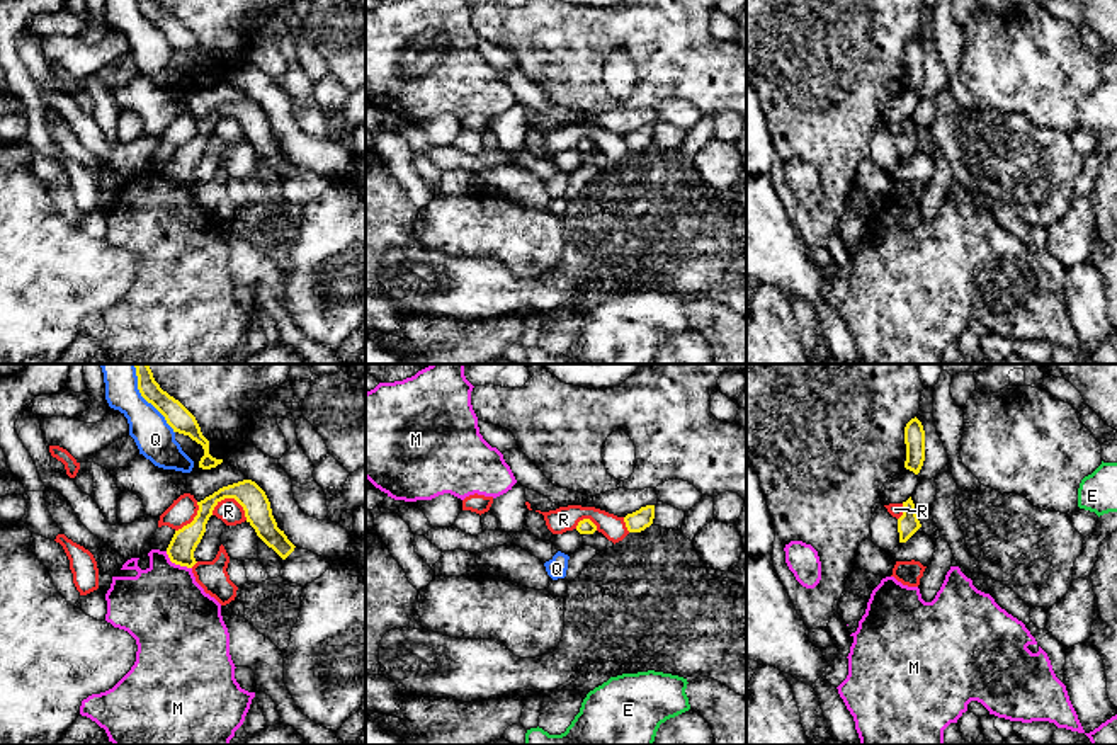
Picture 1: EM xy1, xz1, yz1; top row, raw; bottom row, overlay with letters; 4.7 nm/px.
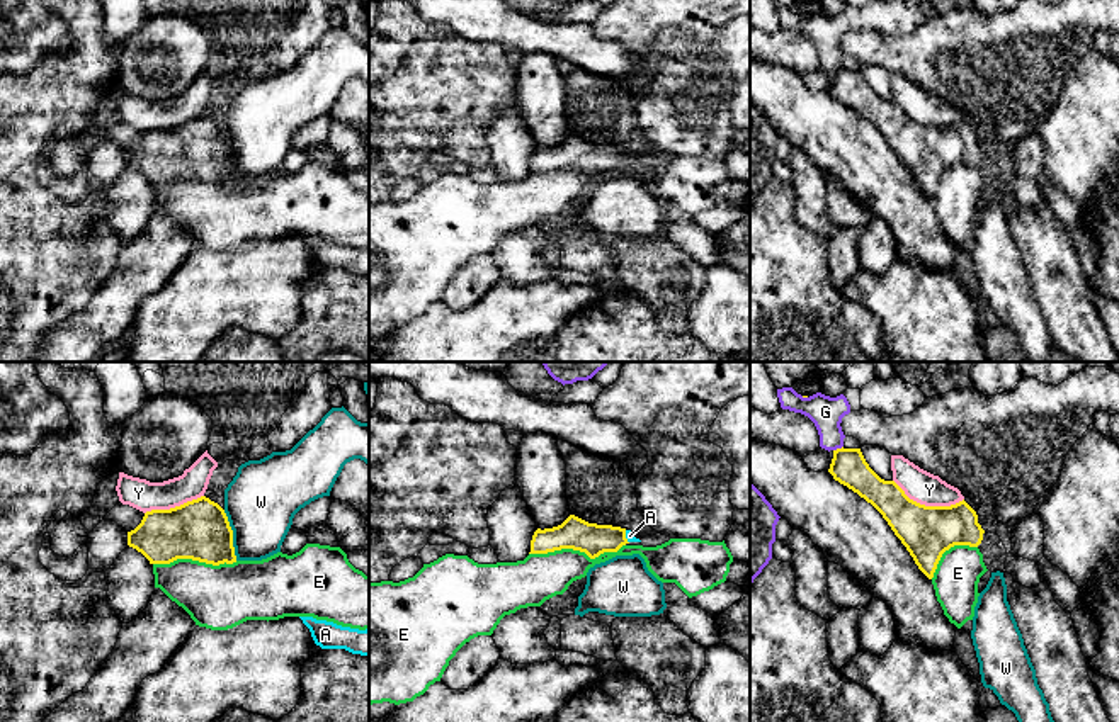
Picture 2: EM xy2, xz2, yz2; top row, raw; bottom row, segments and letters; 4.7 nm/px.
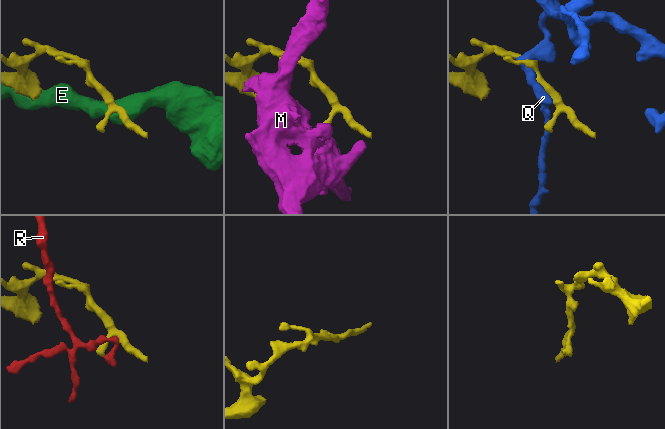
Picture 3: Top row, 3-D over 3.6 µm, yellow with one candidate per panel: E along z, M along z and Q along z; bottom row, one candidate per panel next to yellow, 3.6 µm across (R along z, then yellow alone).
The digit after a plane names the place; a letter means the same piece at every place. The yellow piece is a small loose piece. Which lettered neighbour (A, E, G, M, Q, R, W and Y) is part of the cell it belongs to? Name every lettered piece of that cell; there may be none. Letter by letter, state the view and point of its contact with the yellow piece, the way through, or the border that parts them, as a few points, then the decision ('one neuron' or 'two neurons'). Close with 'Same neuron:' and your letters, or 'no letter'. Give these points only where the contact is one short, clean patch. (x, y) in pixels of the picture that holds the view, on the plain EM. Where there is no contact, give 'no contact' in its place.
A: meets yellow in xz2 at (624, 157); runs through xz2 (577, 153), (585, 157), (624, 157), (630, 155); one neuron
E: meets yellow in xz2 at (577, 169); two neurons
G: meets yellow in yz2 at (837, 68); two neurons
M: meets yellow in xy1 at (177, 182); border along xy1 (165, 170), (172, 181), (191, 187); two neurons
Q: meets yellow in xy1 at (153, 24); two neurons
R: meets yellow in xy1 at (233, 116); two neurons
W: meets yellow in xy2 at (232, 155); border along xy2 (223, 129), (232, 150), (232, 165), (237, 179); two neurons
Y: meets yellow in yz2 at (927, 126); two neurons
Same neuron: A

